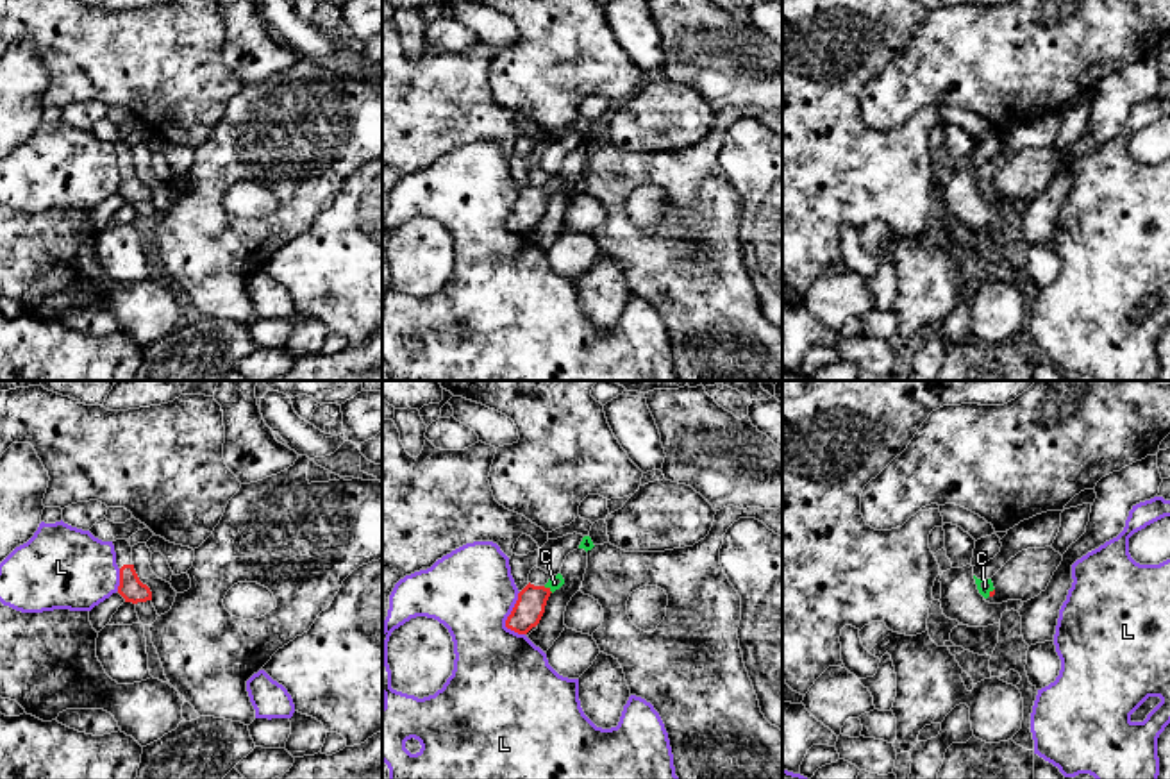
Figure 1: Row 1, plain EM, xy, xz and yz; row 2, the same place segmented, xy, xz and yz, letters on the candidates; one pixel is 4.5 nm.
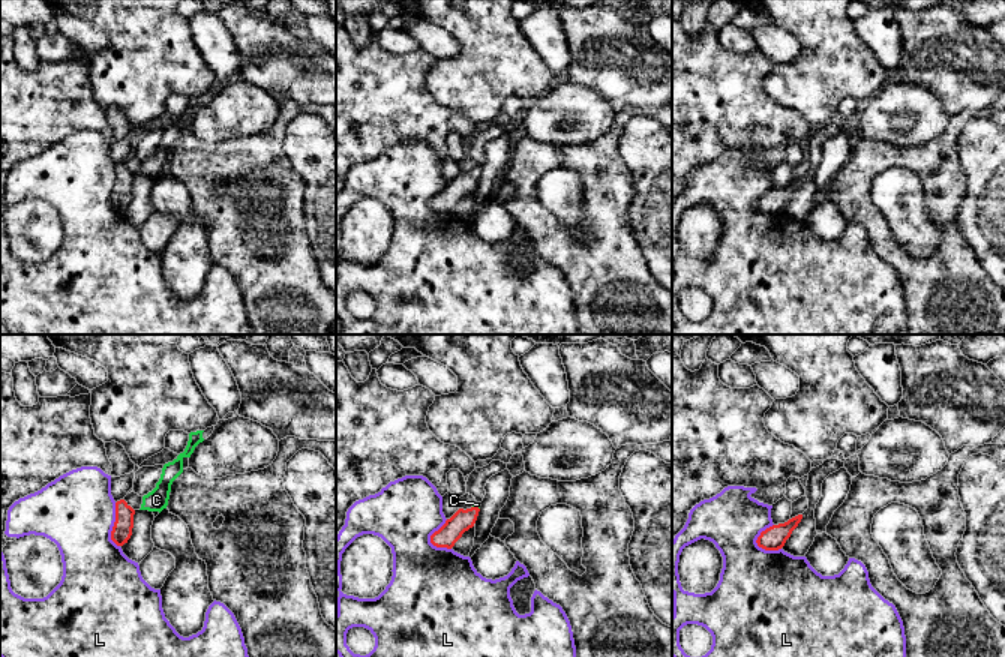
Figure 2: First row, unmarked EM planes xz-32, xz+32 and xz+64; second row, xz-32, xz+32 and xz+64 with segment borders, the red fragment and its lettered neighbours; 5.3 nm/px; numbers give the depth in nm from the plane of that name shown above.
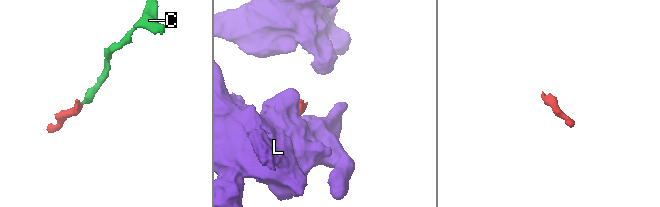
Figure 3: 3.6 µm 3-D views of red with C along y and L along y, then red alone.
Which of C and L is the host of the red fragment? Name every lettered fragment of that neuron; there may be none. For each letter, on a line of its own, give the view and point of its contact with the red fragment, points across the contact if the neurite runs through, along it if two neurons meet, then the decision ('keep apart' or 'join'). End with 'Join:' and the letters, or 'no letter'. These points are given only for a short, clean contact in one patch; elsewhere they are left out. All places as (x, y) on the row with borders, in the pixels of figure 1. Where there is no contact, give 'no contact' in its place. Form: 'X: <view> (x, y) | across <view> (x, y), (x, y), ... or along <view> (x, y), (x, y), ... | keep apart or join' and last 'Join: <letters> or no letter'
C: xz (549, 588) | across xz (529, 608), (549, 588), (554, 583) | join
L: xz (508, 619) | keep apart
Join: C

